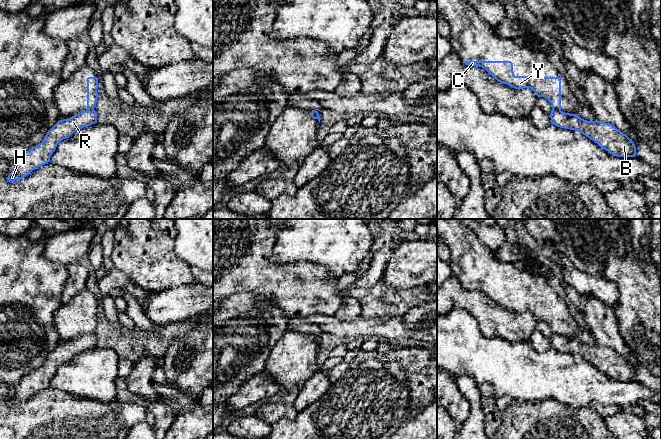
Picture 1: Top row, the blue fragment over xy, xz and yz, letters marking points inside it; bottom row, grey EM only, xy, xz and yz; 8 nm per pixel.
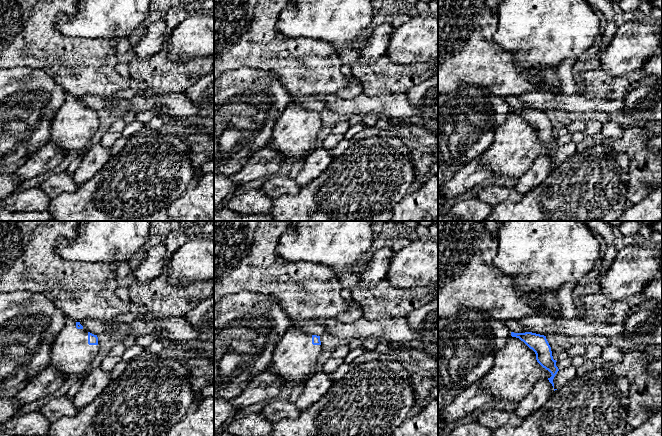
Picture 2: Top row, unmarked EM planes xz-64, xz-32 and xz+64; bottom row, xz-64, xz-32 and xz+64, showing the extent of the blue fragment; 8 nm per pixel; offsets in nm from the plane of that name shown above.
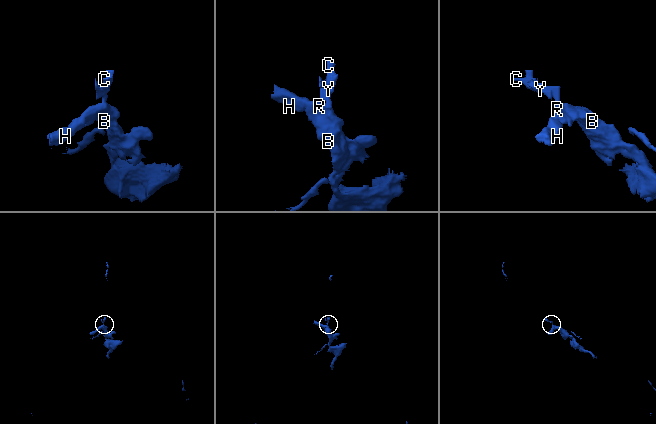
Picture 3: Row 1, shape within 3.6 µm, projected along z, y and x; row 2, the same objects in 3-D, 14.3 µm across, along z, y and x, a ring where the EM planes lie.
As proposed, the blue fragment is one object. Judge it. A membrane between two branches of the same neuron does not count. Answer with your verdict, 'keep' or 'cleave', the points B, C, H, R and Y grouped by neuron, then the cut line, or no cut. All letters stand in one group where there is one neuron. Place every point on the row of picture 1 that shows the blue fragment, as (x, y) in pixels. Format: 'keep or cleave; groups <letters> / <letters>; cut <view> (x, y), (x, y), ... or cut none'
cleave; groups B H R / C Y; cut yz (552, 108), (560, 110)

